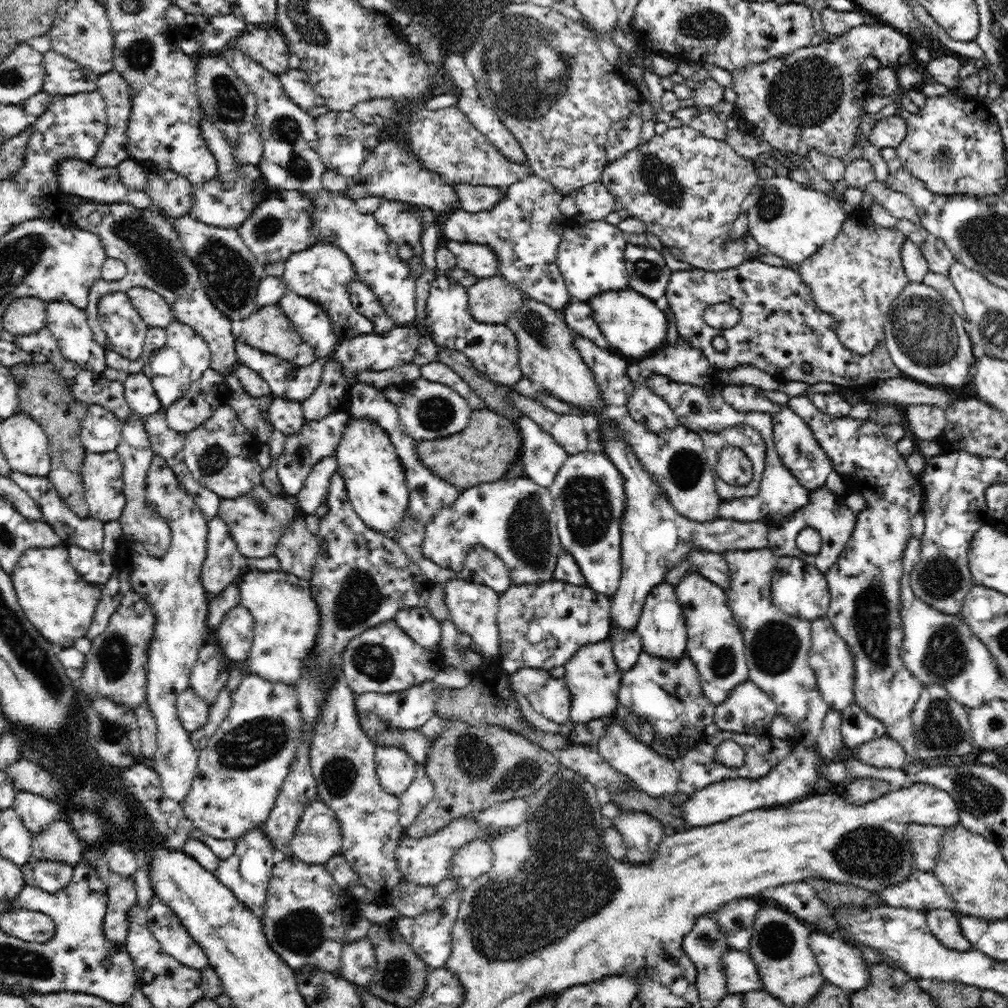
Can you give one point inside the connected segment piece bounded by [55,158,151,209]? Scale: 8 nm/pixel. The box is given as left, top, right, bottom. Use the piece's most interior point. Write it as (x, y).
(75, 177)

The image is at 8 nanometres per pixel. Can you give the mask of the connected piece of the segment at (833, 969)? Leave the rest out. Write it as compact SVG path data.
M813 931L809 937L809 947L826 983L853 993L870 982L871 972L865 960L856 956L850 944L840 938Z

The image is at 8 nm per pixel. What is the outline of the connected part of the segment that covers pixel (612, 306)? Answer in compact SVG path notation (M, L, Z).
M622 289L619 291L610 290L602 292L592 296L588 301L592 314L598 328L602 331L602 334L606 337L608 344L612 346L615 352L627 356L630 358L636 358L638 360L644 359L658 350L662 349L667 344L666 335L668 334L668 316L664 310L656 307L655 301L634 289Z

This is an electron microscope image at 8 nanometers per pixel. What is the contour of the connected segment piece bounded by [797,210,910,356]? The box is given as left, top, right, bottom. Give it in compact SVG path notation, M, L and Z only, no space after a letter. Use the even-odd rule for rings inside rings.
M852 210L834 240L823 244L818 252L810 255L798 266L797 273L812 291L816 306L836 321L836 335L840 342L860 356L870 354L877 347L878 341L885 340L884 323L891 304L910 282L902 266L902 243L906 239L903 232L896 227L879 227L874 220L868 218L867 210Z

